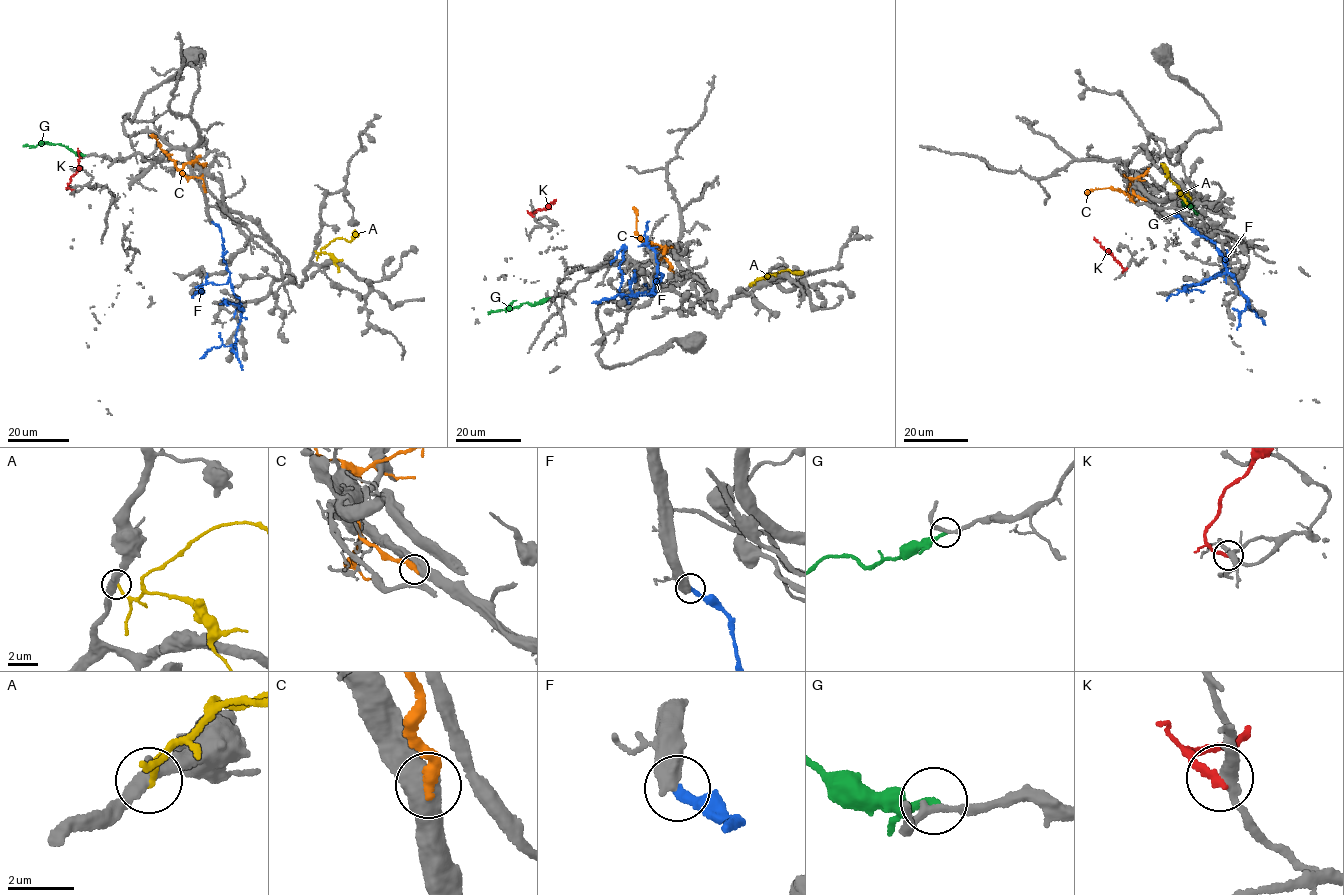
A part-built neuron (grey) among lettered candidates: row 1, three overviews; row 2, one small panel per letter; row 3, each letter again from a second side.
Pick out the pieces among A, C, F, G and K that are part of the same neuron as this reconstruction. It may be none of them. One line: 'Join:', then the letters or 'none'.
Join: none

